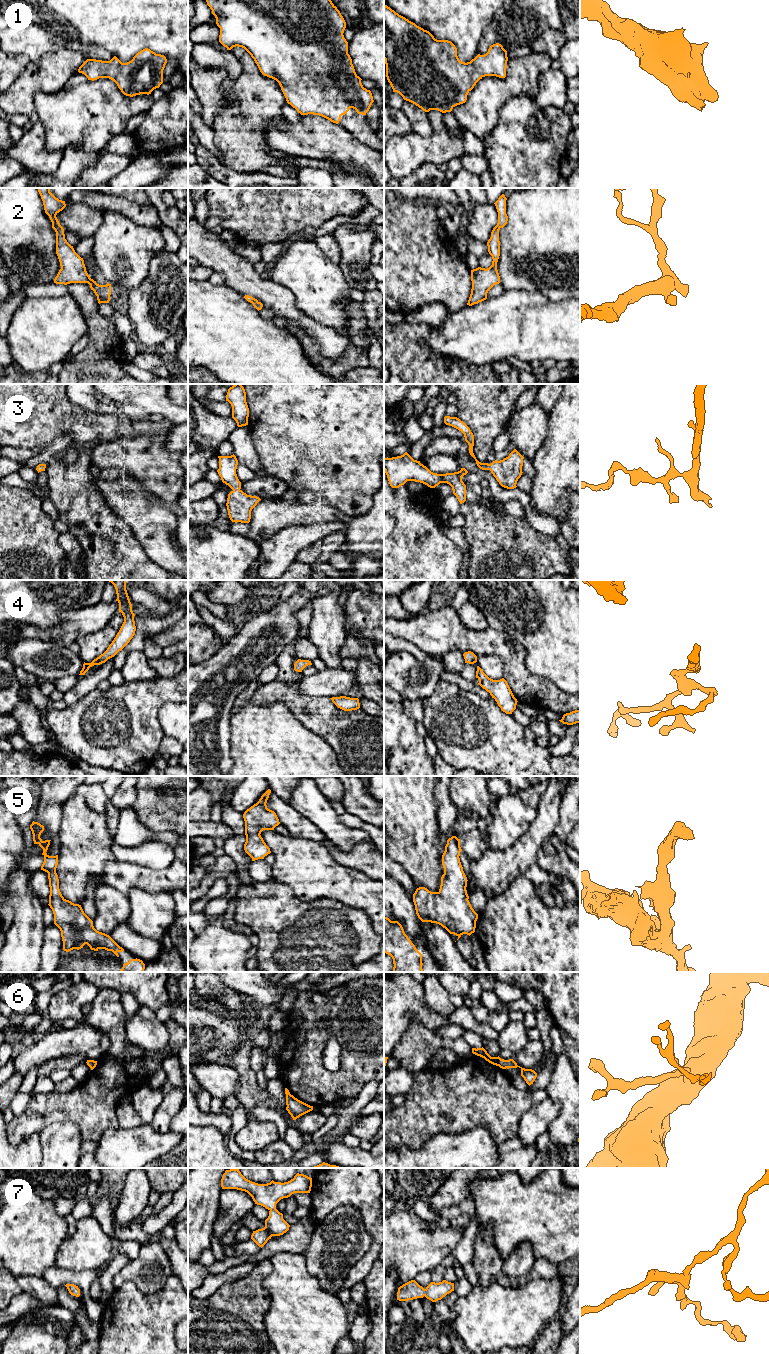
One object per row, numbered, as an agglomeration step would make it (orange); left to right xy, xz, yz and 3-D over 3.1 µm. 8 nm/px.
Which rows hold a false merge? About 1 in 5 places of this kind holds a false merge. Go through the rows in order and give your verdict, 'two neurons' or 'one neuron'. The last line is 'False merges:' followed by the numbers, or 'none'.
1: one neuron
2: one neuron
3: one neuron
4: one neuron
5: one neuron
6: one neuron
7: one neuron
False merges: none

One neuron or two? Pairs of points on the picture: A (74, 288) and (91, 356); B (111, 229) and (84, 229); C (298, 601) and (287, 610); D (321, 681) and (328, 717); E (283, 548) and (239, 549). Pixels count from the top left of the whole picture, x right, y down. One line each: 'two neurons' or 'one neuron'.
A: one neuron
B: two neurons
C: one neuron
D: two neurons
E: two neurons

